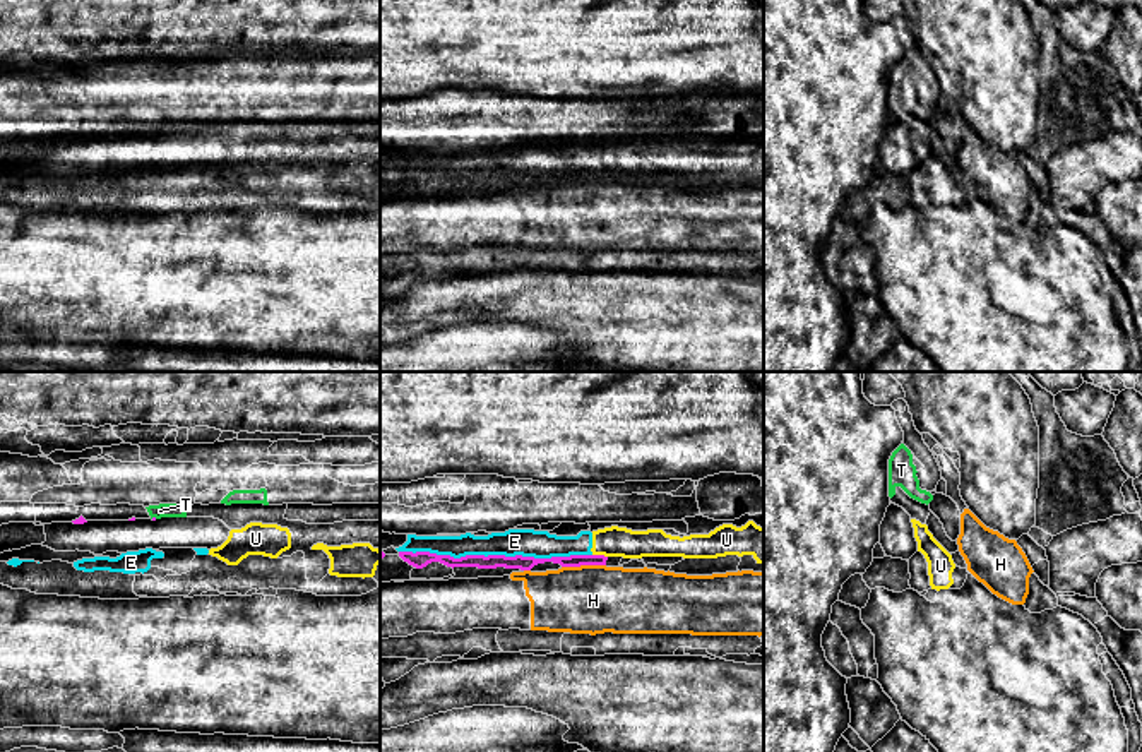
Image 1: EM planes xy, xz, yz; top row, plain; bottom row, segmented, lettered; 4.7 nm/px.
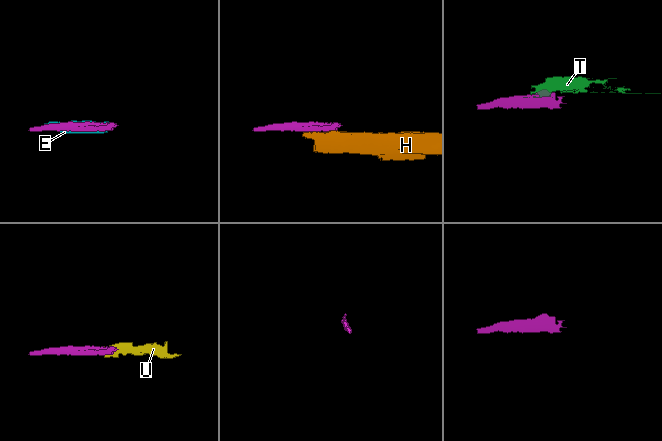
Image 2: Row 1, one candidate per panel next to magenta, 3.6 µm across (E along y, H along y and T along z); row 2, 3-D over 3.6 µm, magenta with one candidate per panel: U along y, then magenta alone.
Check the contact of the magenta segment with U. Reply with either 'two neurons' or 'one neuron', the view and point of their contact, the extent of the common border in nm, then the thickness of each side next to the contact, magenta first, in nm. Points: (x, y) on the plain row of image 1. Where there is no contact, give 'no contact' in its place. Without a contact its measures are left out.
two neurons | xz (600, 172) | 70 nm | 60/140 nm

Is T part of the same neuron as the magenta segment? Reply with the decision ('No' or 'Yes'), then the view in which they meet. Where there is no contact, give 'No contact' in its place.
No. No contact

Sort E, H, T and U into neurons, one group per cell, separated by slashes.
E U / H / T

